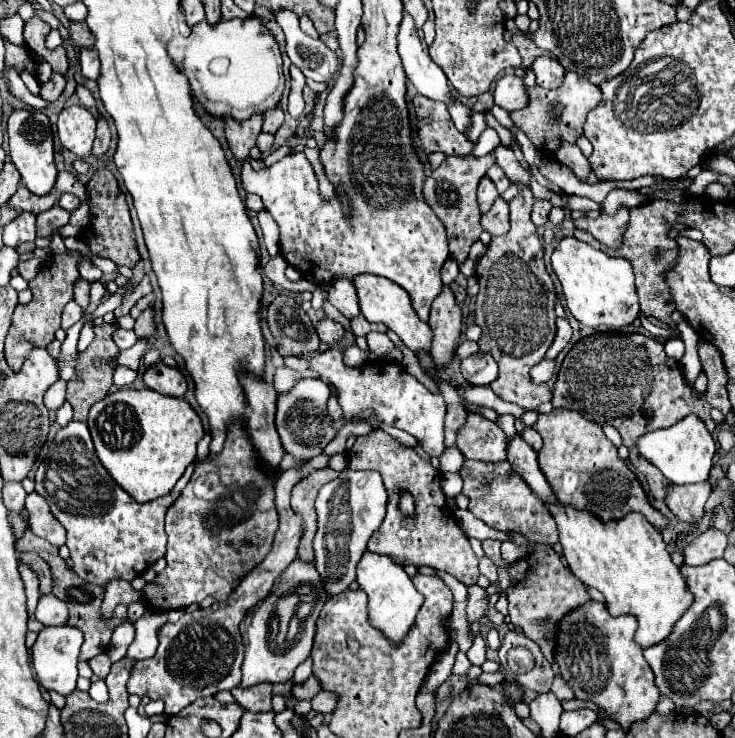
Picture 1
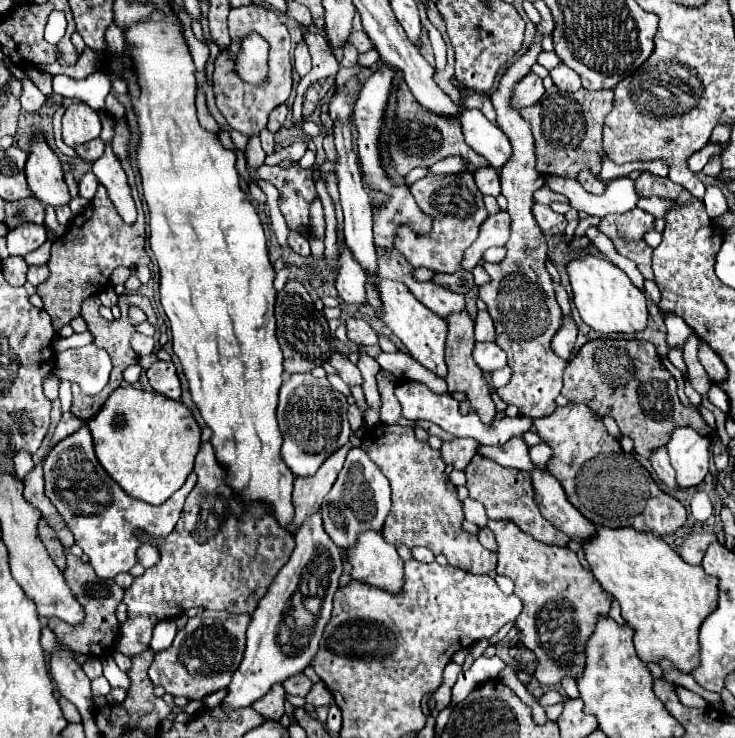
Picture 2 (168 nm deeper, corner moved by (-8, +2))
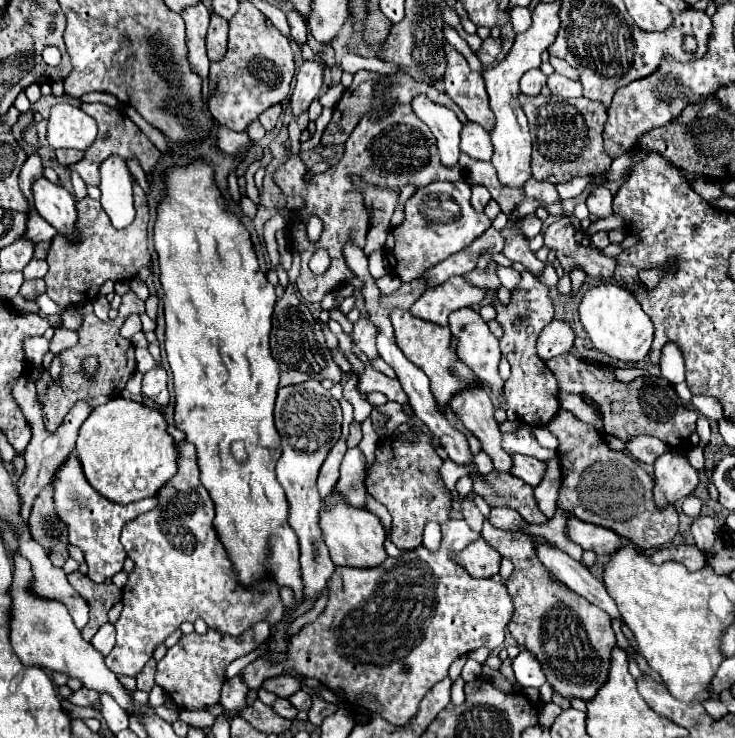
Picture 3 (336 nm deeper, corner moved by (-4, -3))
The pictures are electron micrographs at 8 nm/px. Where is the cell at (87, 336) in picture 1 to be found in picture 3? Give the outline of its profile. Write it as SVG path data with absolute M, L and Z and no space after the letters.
M45 337L25 339L25 353L29 357L29 363L39 367L43 363L43 357L49 353L49 339Z

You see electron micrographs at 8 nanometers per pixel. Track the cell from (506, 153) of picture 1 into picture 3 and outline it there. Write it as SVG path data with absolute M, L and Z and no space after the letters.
M465 123L461 131L461 151L473 159L489 161L493 155L493 145L489 141L489 133L477 123Z

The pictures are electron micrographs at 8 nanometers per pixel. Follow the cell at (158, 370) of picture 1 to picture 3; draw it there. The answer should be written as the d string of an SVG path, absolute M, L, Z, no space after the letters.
M157 367L153 371L147 371L143 377L143 395L155 401L157 405L165 407L169 403L169 391L167 391L167 371L163 367Z

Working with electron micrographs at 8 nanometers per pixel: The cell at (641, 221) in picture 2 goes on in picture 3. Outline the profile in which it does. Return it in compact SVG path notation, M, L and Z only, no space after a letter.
M643 269L643 271L639 271L639 279L649 287L649 289L653 289L657 283L659 283L659 279L661 279L661 273L657 271L657 269Z

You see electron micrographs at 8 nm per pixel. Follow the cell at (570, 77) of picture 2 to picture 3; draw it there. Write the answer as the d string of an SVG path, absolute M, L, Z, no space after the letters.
M553 73L549 77L547 85L549 85L549 89L551 89L553 95L561 95L565 99L569 99L569 97L581 97L581 83L573 81L573 79L567 79L563 75Z

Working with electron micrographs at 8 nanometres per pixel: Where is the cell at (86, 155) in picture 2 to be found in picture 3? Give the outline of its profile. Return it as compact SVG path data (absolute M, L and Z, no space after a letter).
M57 149L55 155L57 155L57 161L61 165L73 165L73 163L81 161L81 157L85 157L85 151L77 151L77 149Z

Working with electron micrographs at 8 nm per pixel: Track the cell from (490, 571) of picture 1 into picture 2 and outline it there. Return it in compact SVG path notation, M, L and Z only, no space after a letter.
M481 526L481 528L479 528L477 538L479 538L479 542L481 542L485 548L489 548L489 550L497 550L495 536L493 536L493 532L491 532L487 526Z

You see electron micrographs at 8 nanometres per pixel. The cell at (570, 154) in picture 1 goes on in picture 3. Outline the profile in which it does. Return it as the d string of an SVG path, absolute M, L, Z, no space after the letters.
M593 185L585 203L587 203L591 215L609 217L609 215L613 215L611 201L613 201L613 195L611 195L611 191L605 185Z

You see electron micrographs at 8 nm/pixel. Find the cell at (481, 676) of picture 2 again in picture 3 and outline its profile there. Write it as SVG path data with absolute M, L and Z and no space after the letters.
M523 649L515 659L511 659L511 663L513 663L513 673L519 683L527 683L527 687L541 687L547 681L533 653L527 653Z

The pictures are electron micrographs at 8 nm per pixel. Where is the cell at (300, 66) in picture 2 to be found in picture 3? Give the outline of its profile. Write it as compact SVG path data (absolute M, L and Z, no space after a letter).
M291 11L287 15L287 21L289 21L289 27L291 27L291 37L295 39L295 43L301 49L307 43L307 25L305 25L305 19L299 13Z

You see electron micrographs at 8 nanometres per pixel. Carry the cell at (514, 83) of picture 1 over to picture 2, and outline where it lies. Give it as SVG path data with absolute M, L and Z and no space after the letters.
M527 74L521 82L517 82L515 94L513 94L513 104L517 108L525 108L529 104L535 104L543 96L543 80L537 74Z

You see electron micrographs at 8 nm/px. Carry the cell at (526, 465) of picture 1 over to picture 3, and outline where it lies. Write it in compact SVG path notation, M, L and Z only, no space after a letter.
M567 517L567 537L569 541L581 545L583 549L589 549L597 555L611 555L619 545L621 539L619 535L615 535L611 529L605 527L597 527L593 523L583 523L577 517Z

